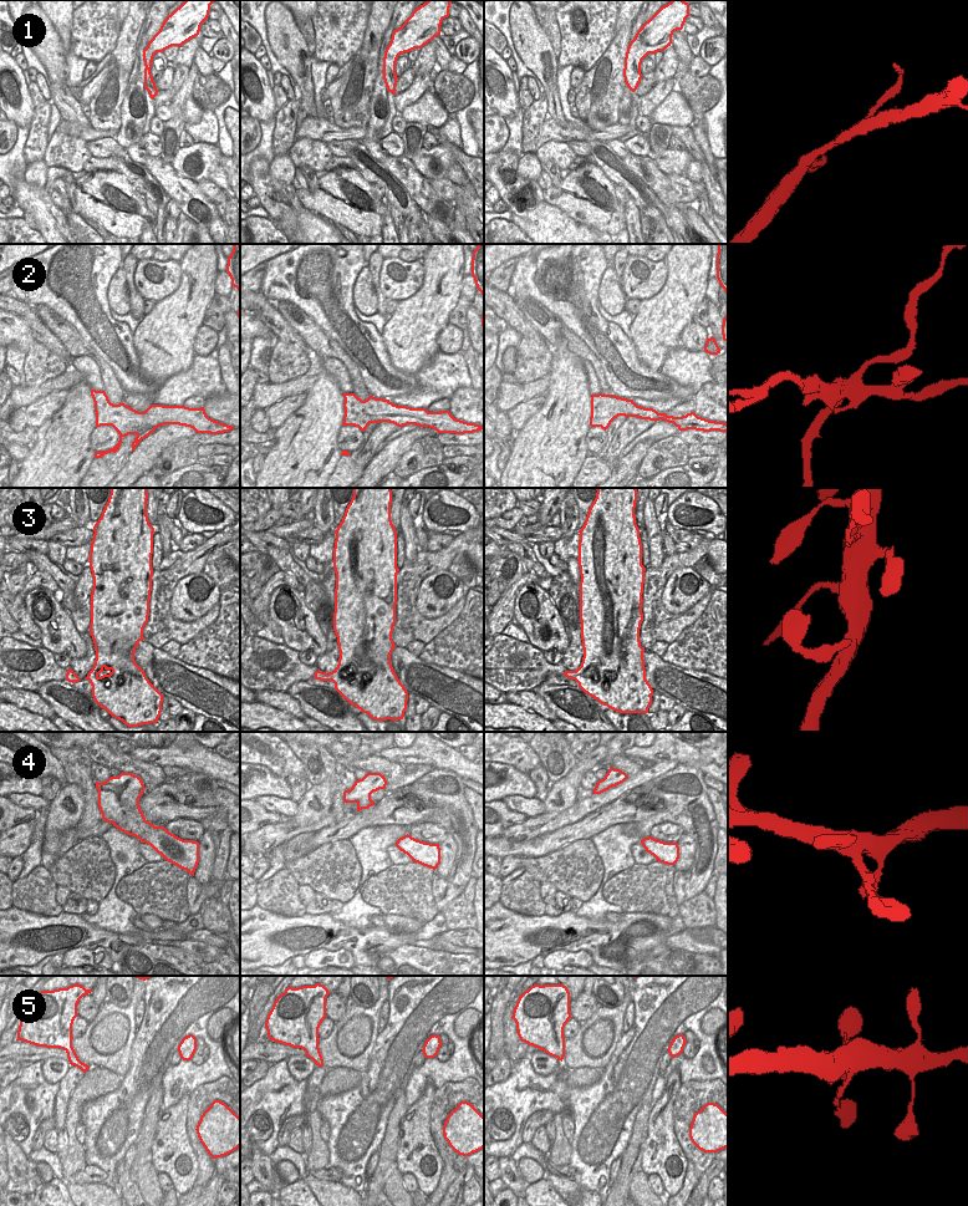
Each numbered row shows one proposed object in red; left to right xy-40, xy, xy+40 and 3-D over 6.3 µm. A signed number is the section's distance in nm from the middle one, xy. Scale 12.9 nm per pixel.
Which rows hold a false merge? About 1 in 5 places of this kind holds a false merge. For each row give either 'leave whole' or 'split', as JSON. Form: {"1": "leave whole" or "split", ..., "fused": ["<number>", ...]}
{"1": "split", "2": "split", "3": "leave whole", "4": "leave whole", "5": "leave whole", "fused": ["1", "2"]}

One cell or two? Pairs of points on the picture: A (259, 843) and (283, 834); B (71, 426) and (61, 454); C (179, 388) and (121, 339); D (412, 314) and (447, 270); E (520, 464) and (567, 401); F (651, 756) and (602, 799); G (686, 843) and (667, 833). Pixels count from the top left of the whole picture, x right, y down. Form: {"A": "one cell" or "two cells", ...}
{"A": "one cell", "B": "one cell", "C": "two cells", "D": "one cell", "E": "one cell", "F": "two cells", "G": "two cells"}

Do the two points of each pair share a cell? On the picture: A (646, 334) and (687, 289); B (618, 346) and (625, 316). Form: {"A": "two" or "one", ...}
{"A": "one", "B": "two"}

